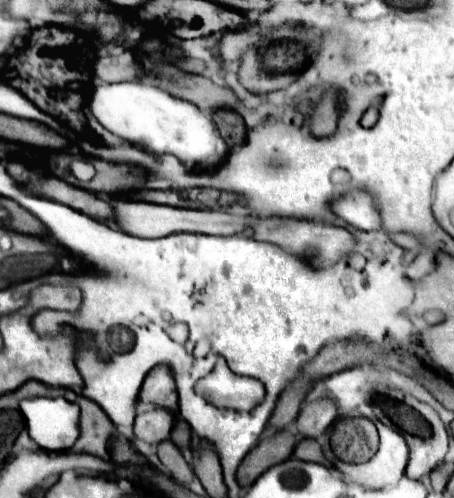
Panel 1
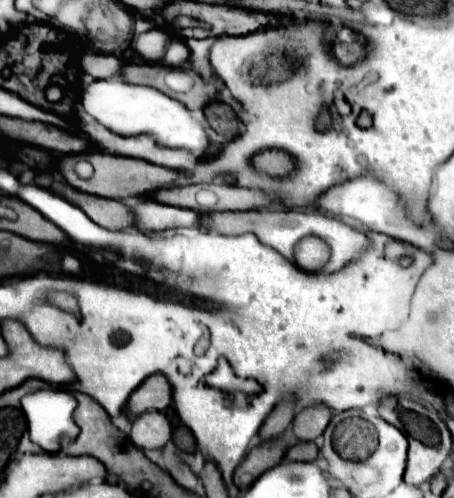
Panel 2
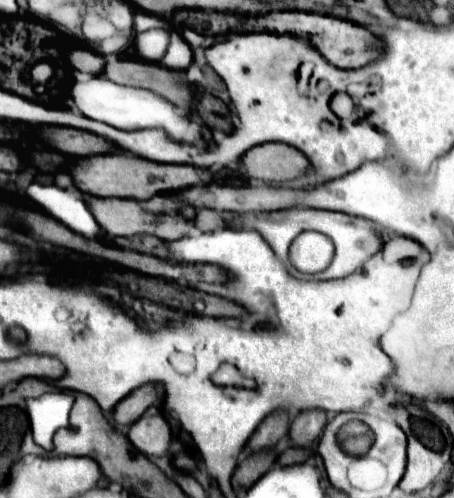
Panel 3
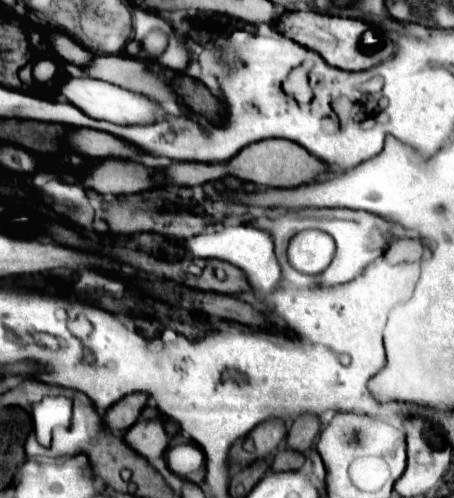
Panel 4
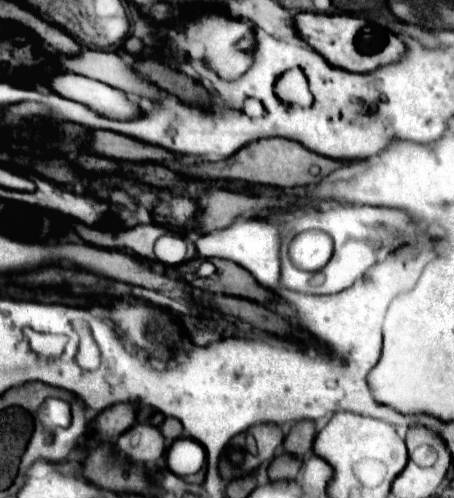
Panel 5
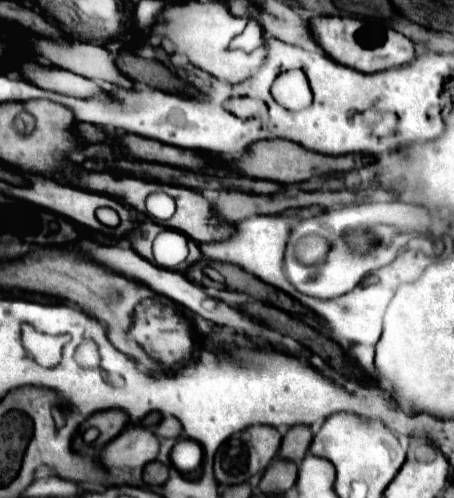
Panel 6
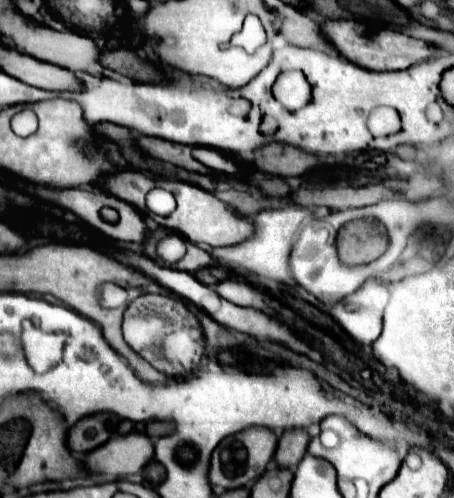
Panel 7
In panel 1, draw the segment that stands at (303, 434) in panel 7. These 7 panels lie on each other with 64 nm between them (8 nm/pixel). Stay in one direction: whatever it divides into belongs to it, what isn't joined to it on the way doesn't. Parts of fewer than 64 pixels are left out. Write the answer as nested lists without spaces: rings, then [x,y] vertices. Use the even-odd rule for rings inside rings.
[[[318,398],[314,402],[308,402],[302,406],[296,426],[298,432],[306,438],[316,438],[328,430],[328,426],[336,420],[338,406],[332,398]]]

